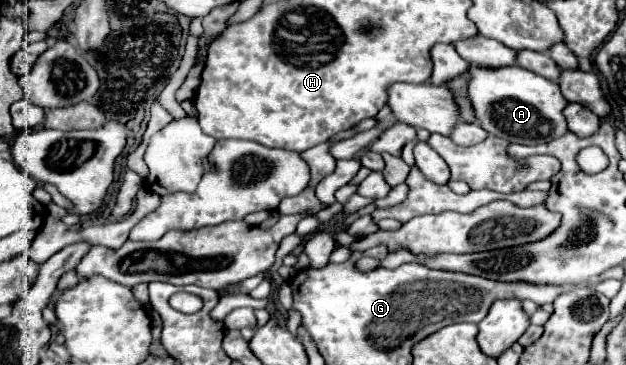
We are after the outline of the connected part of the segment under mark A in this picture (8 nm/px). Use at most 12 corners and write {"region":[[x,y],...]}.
{"region":[[471,65],[487,133],[541,145],[567,133],[557,83],[517,65]]}

